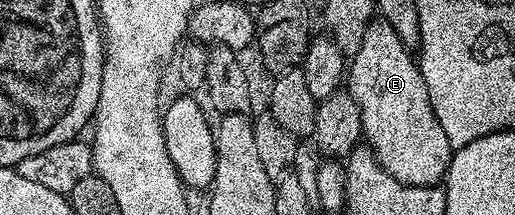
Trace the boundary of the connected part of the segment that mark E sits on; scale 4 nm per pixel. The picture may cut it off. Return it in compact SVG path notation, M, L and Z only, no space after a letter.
M382 16L371 21L365 32L365 40L361 40L361 48L350 59L349 69L345 74L345 86L353 100L357 100L357 108L361 108L361 124L366 145L370 146L385 172L410 186L438 186L446 179L453 153L449 136L445 136L445 131L435 115L418 61L403 43L401 36L397 36L395 29Z

